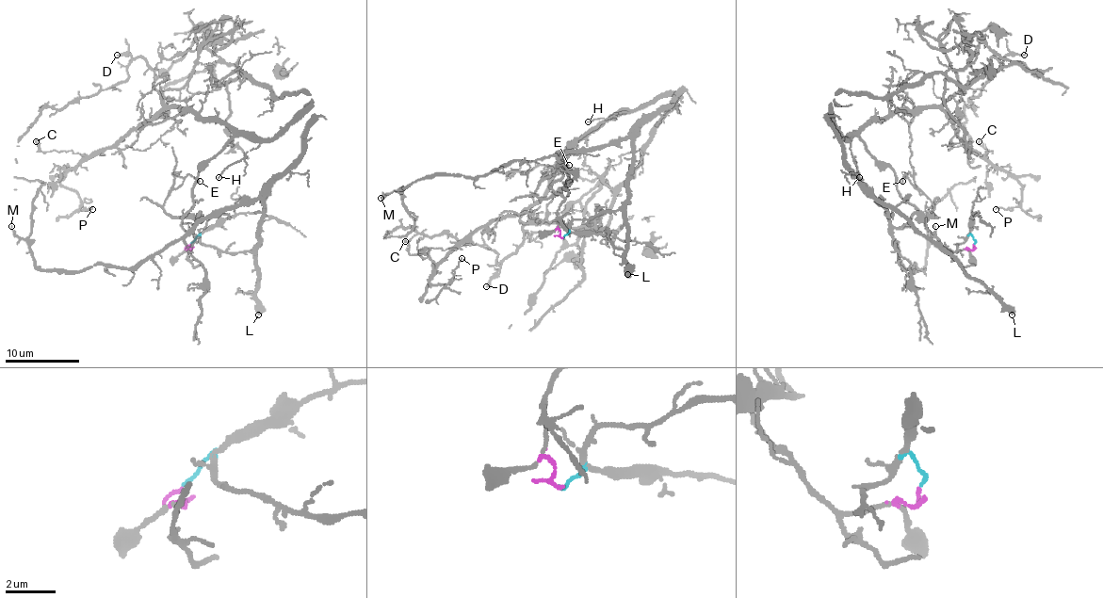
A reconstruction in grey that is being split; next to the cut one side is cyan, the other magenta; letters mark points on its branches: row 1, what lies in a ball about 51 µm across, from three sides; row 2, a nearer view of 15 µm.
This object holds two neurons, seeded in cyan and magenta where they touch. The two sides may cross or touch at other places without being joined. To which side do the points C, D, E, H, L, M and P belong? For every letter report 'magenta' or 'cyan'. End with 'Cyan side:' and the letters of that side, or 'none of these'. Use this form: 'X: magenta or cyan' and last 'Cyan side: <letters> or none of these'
C: magenta
D: magenta
E: cyan
H: magenta
L: cyan
M: cyan
P: magenta
Cyan side: E, L, M

